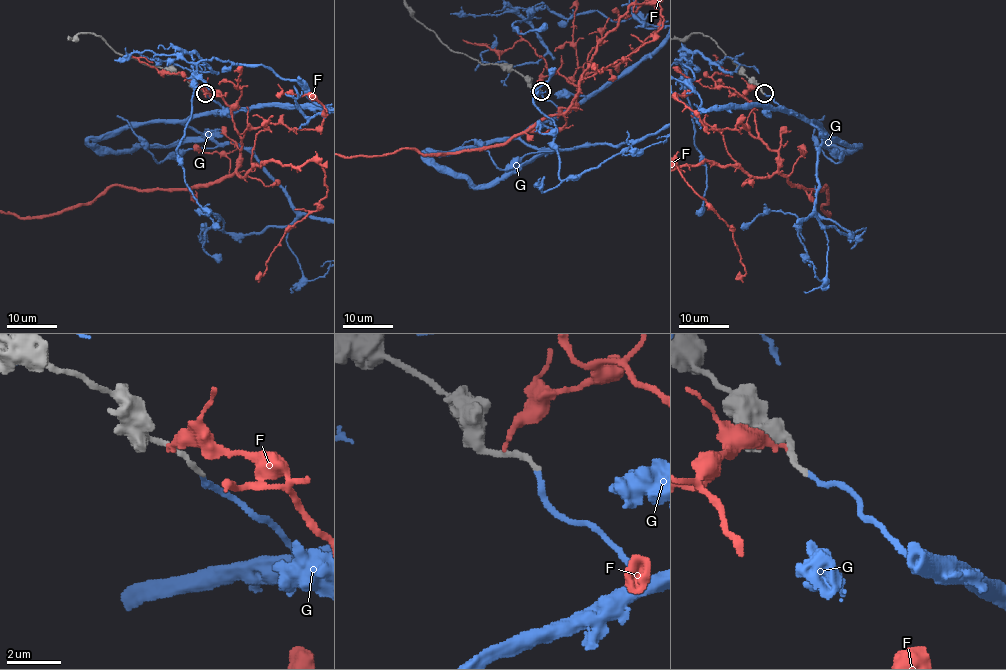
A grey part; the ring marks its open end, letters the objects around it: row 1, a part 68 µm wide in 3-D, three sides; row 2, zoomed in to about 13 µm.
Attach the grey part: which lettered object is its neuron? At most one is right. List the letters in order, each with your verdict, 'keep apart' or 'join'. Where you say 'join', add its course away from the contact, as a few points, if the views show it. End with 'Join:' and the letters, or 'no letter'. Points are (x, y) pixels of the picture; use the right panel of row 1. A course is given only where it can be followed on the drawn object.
F: keep apart
G: join
Join: G

